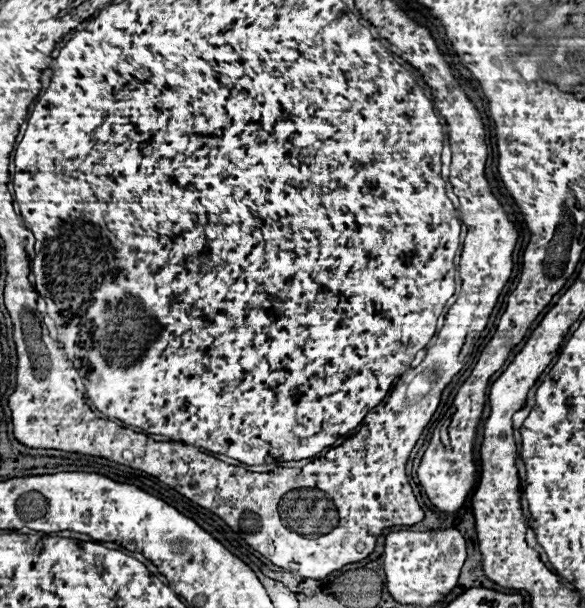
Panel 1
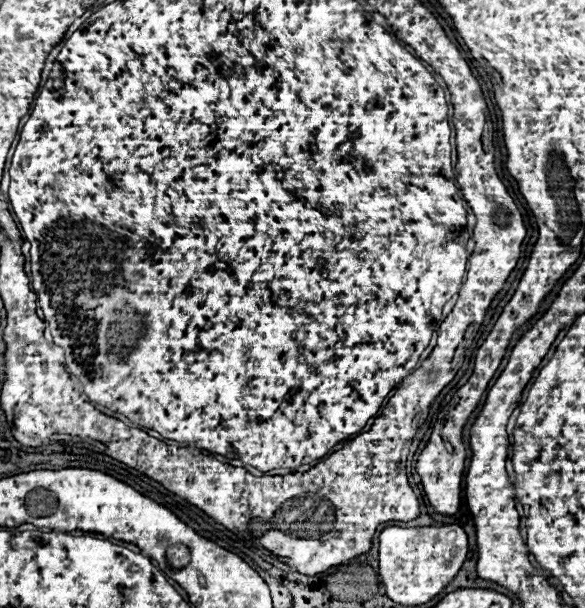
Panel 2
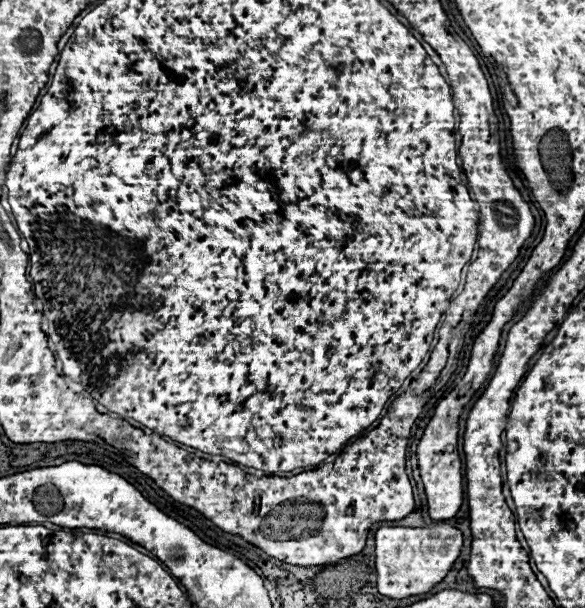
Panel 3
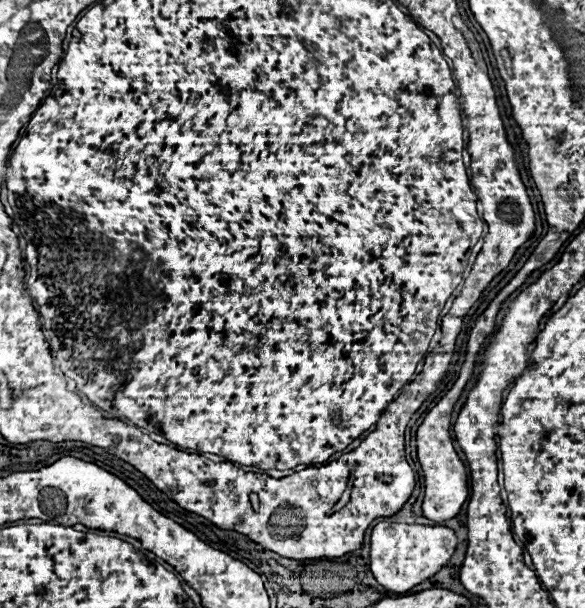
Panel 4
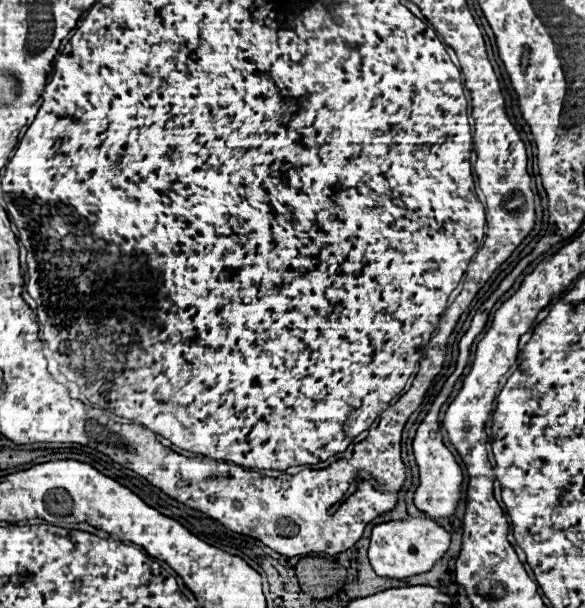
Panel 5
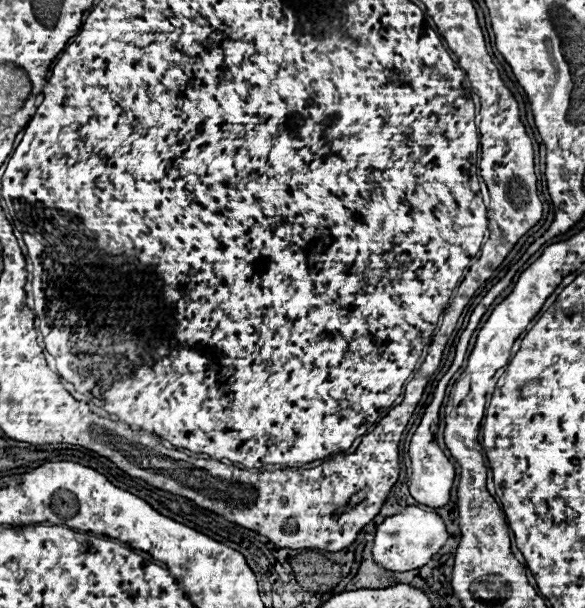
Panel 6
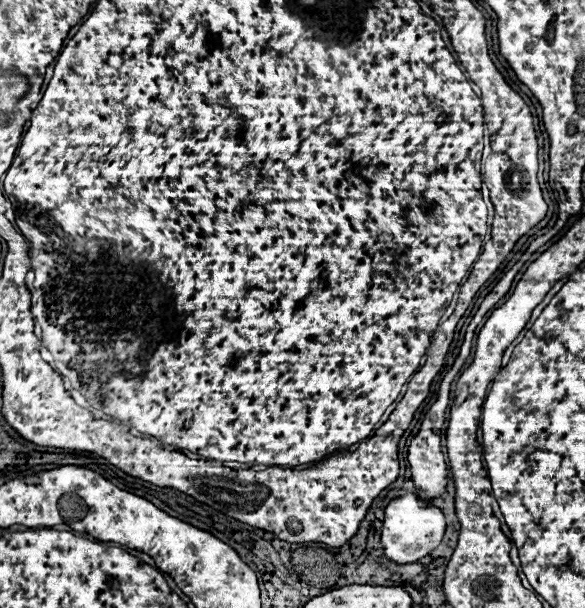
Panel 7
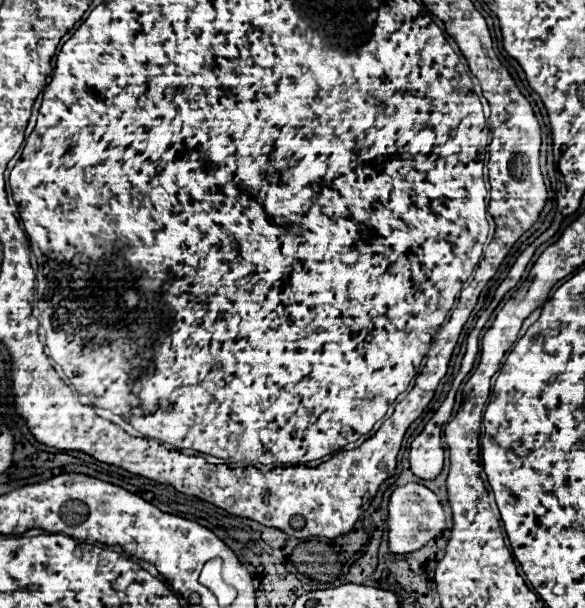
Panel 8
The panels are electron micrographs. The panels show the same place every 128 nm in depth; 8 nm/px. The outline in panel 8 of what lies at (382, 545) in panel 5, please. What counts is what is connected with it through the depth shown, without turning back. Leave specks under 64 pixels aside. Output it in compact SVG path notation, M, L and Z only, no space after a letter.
M406 484L392 492L388 504L388 546L394 554L412 554L424 548L430 540L438 538L446 528L444 510L434 492L422 484Z

